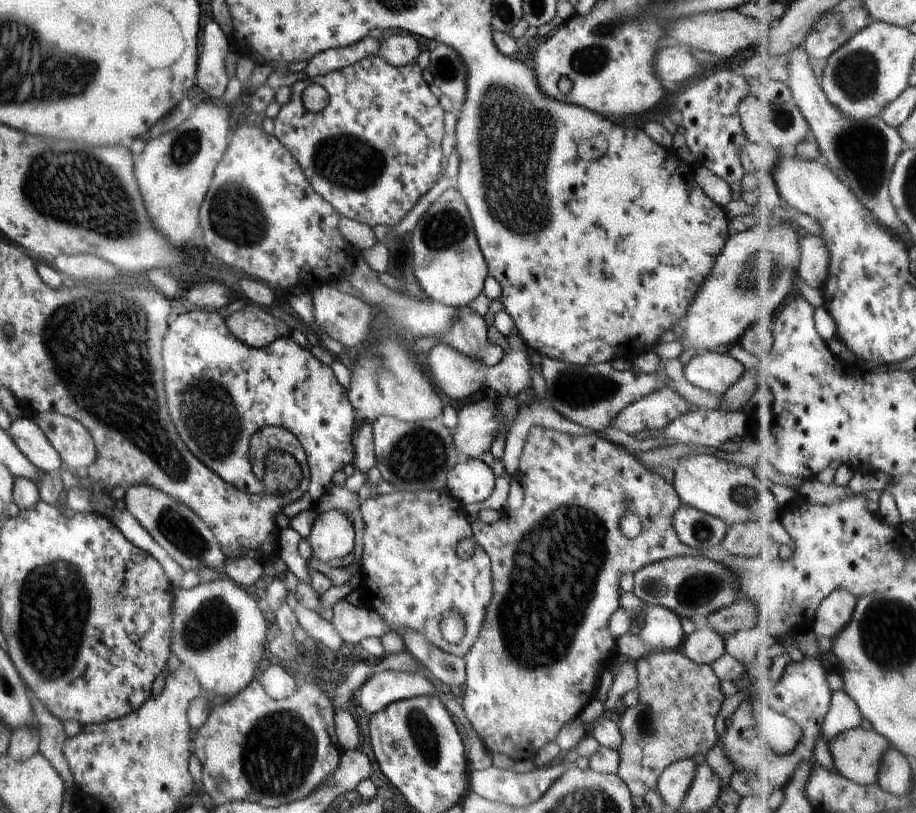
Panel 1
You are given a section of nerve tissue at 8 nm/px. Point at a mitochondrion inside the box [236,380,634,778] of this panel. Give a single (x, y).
(573, 539)

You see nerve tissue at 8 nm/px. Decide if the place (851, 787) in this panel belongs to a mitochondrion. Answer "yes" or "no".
no

